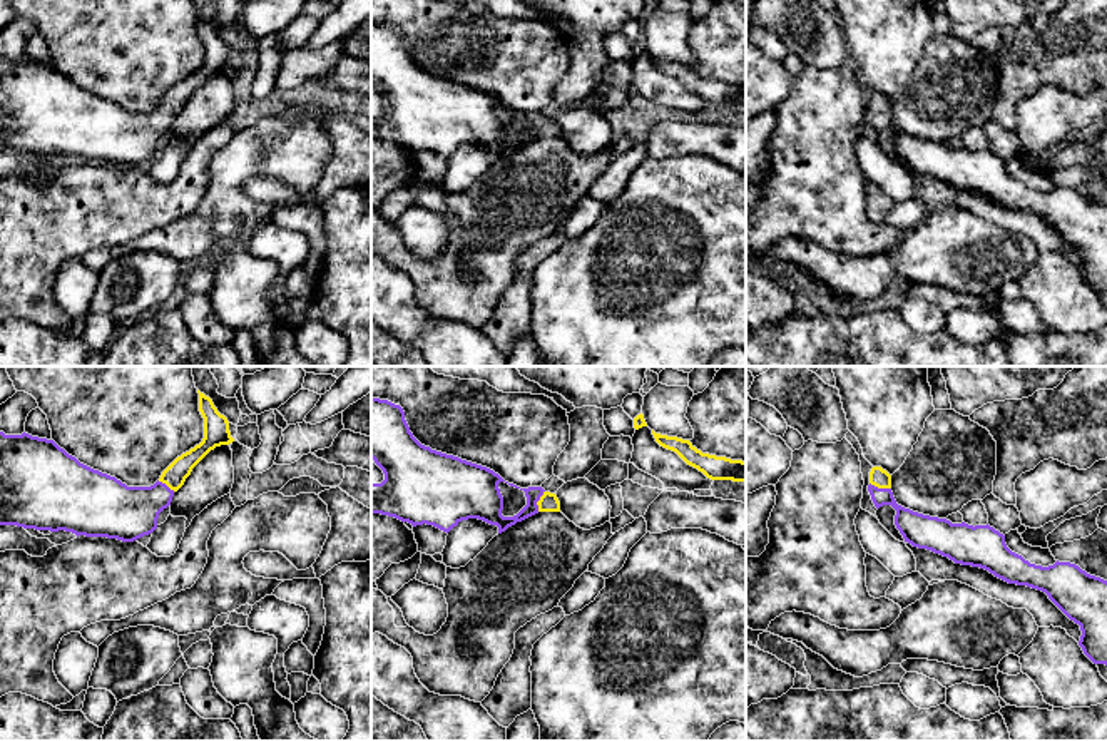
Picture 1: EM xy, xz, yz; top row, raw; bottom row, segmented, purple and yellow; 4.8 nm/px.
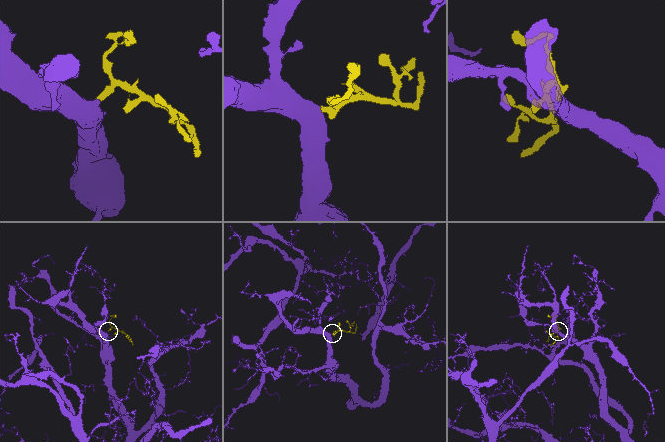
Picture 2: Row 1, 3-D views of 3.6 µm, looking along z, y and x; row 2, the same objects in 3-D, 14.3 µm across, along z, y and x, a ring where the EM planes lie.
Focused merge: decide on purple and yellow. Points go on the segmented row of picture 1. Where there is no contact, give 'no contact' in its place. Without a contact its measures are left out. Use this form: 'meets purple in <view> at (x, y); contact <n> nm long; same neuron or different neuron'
meets purple in yz at (880, 489); contact 110 nm long; same neuron

